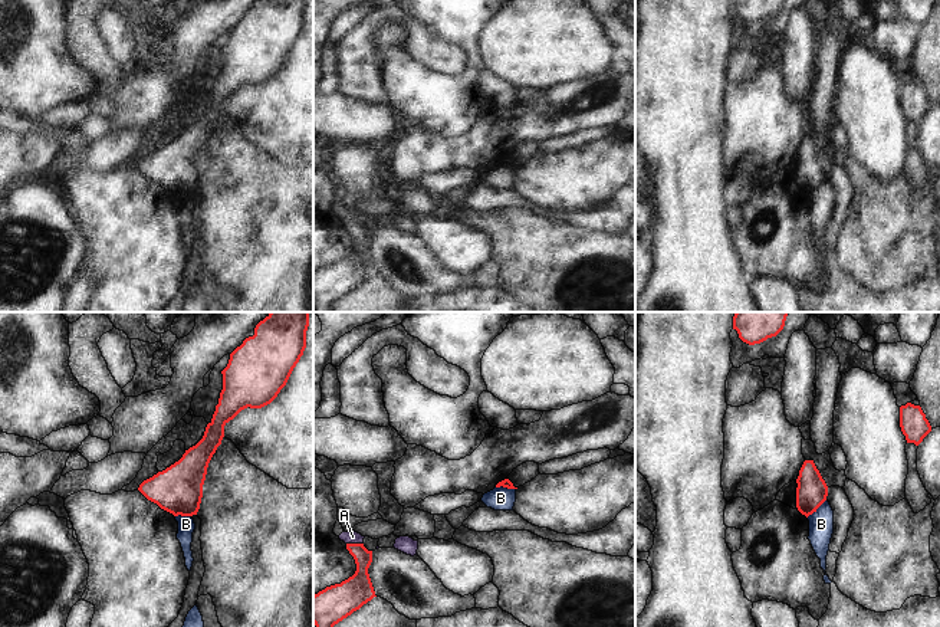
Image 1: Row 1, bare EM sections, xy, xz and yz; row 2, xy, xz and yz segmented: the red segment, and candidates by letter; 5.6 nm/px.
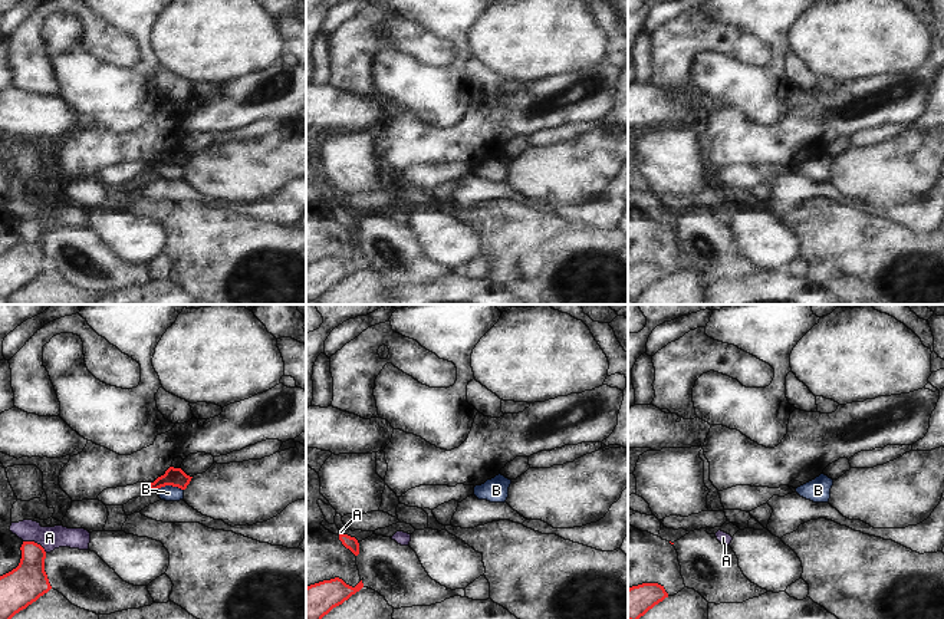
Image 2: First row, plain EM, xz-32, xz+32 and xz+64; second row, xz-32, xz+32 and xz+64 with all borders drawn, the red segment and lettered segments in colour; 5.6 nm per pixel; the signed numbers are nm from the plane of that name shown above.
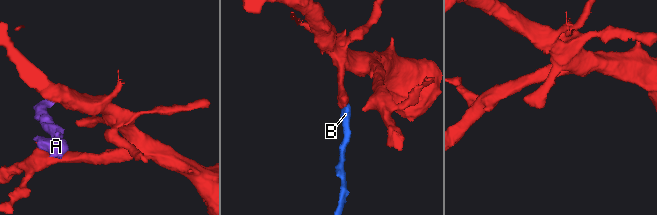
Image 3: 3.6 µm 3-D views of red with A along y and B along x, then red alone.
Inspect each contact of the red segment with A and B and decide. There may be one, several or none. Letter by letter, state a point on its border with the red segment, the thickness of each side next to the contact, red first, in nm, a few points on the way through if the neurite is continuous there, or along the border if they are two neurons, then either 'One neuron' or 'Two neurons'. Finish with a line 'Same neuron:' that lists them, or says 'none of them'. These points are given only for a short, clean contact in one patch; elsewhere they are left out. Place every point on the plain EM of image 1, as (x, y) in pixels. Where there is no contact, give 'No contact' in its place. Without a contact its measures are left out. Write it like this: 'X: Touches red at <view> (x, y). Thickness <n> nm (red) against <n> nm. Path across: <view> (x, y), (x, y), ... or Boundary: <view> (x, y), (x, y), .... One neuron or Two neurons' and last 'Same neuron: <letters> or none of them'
A: Touches red at xz (355, 222). Thickness 160 nm (red) against 70 nm. Two neurons
B: Touches red at yz (815, 187). Thickness 170 nm (red) against 140 nm. Boundary: yz (825, 177), (807, 194). Two neurons
Same neuron: none of them

